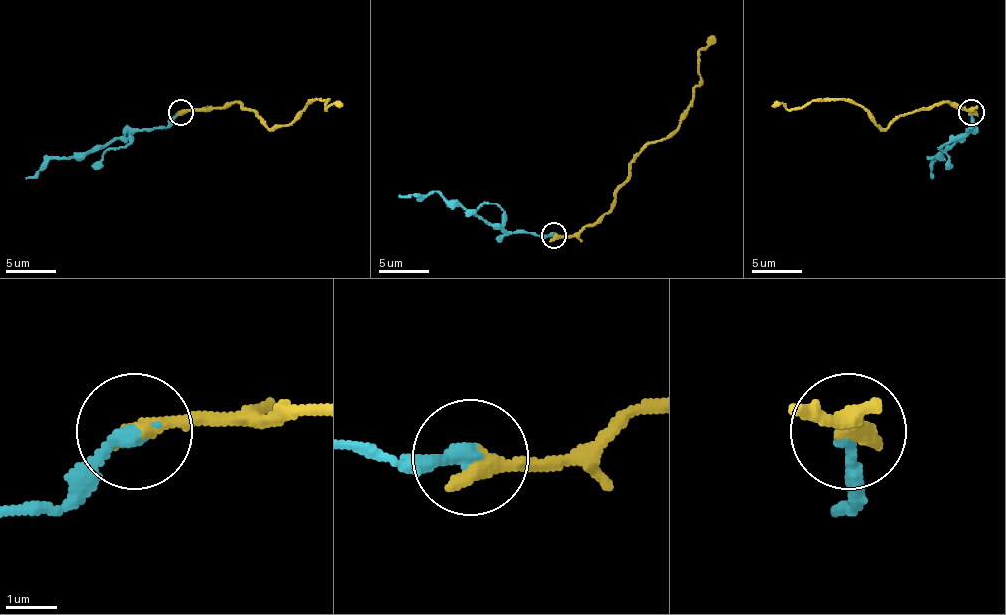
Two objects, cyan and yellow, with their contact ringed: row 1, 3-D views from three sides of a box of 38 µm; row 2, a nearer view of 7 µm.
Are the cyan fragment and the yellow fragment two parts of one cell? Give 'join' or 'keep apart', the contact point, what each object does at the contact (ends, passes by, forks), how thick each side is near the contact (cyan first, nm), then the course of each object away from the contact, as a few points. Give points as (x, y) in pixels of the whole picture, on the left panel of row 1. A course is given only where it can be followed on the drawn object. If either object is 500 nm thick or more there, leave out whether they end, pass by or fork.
keep apart | (181, 112) | cyan ends | yellow ends | 320/400 nm | cyan via (181, 113), (166, 128), (134, 130), (126, 138), (113, 138), (88, 153), (50, 158), (25, 178) | yellow via (181, 113), (237, 103), (270, 128), (287, 125), (313, 100), (328, 100), (325, 110), (333, 103), (340, 105)

